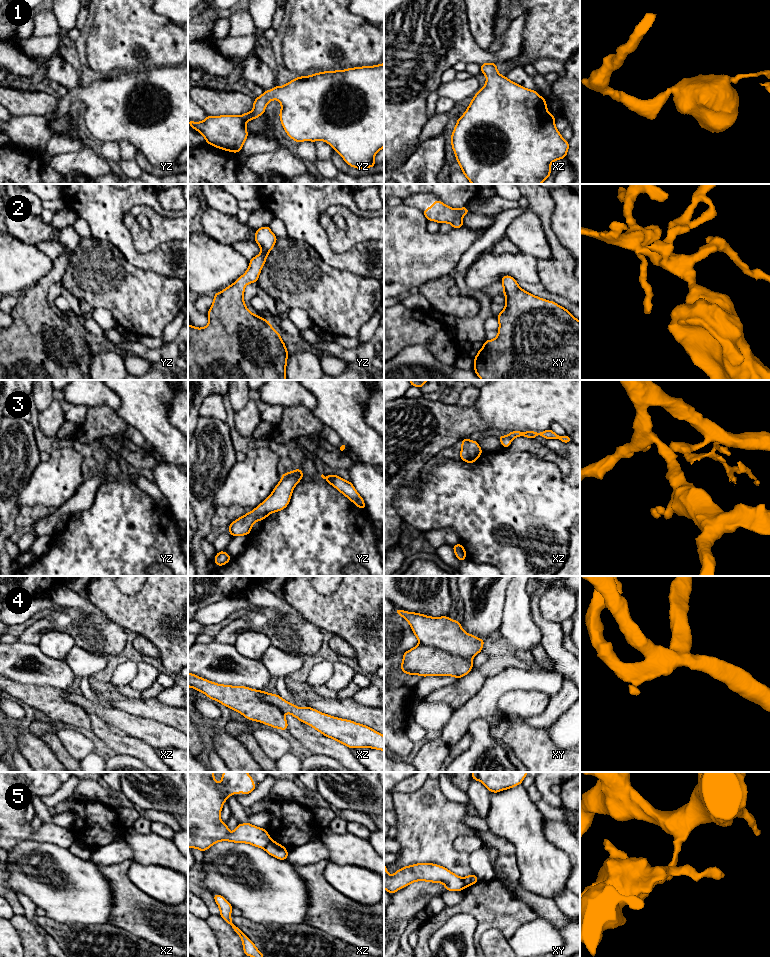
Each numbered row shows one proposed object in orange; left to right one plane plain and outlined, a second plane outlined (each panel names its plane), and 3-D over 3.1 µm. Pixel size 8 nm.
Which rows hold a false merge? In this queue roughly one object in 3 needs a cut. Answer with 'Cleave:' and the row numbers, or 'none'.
Cleave: 5

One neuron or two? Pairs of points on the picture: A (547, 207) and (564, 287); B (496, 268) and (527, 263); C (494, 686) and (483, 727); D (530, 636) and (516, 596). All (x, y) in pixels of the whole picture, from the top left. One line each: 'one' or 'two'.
A: one
B: one
C: two
D: one

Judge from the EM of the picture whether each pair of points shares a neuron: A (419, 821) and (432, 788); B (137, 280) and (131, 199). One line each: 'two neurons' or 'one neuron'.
A: one neuron
B: two neurons

